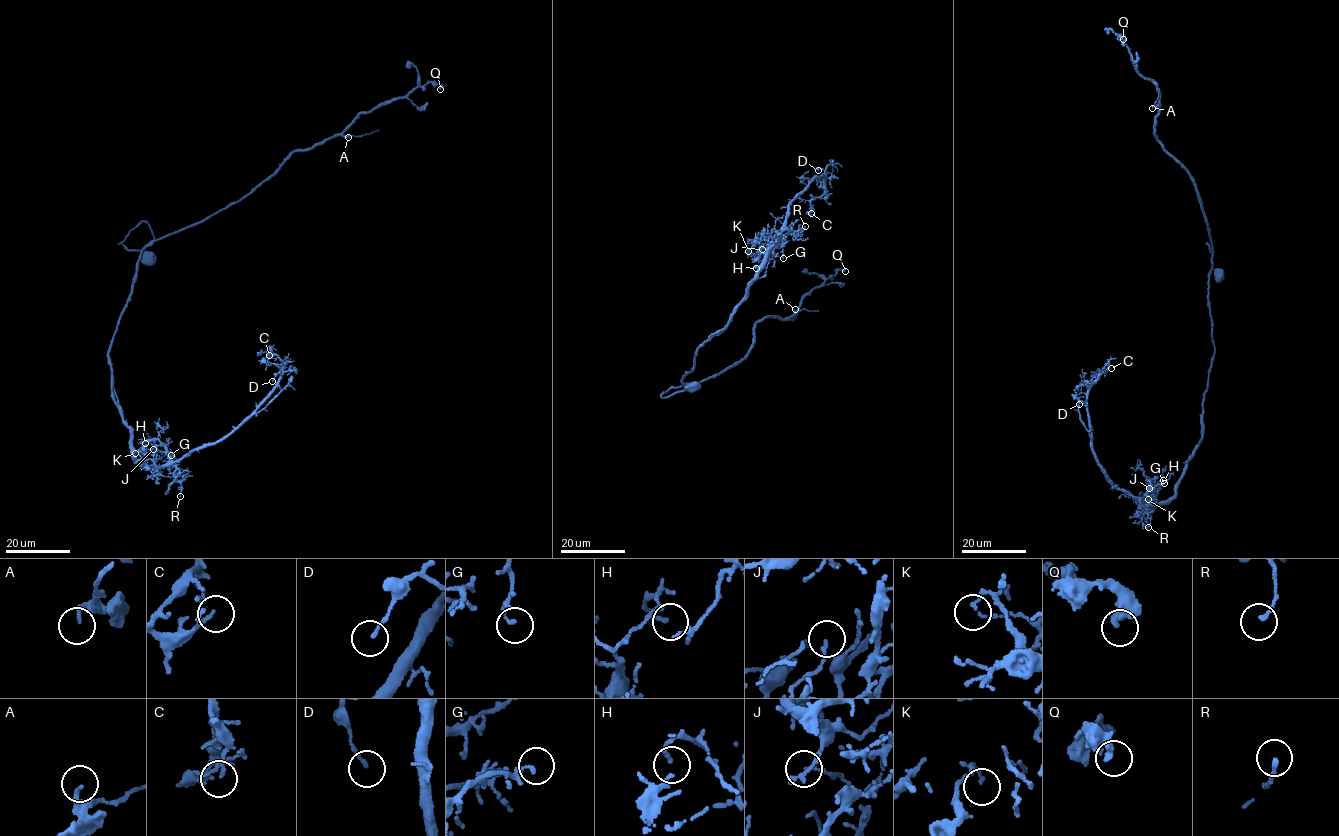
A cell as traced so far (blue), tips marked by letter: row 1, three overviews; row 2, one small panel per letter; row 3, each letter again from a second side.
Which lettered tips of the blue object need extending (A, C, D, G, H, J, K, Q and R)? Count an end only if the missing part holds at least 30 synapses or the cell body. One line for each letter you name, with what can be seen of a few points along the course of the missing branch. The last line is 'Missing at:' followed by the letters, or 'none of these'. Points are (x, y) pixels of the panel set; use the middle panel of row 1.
Missing at: none of these

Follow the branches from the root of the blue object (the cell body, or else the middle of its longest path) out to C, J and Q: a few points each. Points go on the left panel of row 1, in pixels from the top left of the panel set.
C: (149, 258), (119, 243), (142, 222), (154, 240), (108, 354), (138, 461), (223, 438), (278, 381), (269, 355)
J: (149, 258), (119, 243), (142, 222), (154, 240), (108, 356), (133, 456), (146, 464), (153, 449)
Q: (149, 258), (119, 243), (142, 222), (158, 240), (195, 225), (360, 113), (430, 81), (440, 89)

